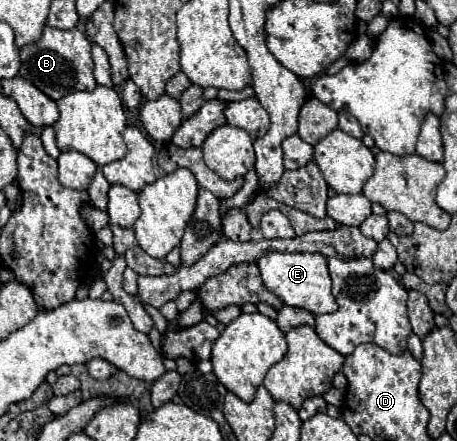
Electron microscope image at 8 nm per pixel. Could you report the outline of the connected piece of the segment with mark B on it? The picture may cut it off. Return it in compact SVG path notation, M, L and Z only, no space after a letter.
M45 27L43 37L37 43L31 43L21 49L21 71L19 75L41 89L53 101L59 101L71 91L93 91L97 87L93 77L93 59L91 59L91 41L79 29L55 29Z

